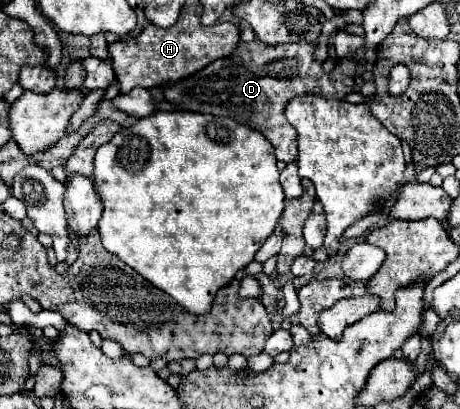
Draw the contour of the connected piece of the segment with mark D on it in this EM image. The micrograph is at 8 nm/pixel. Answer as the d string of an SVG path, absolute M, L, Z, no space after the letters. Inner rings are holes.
M259 39L251 43L241 43L227 59L217 59L203 67L201 71L179 79L171 85L163 85L161 91L169 103L181 111L211 113L237 119L239 123L253 127L265 135L275 147L277 161L291 163L297 157L297 131L285 117L285 107L297 95L313 93L325 99L343 99L355 85L355 61L351 57L339 59L331 73L323 73L321 63L313 59L313 43L283 43L267 47ZM271 61L271 73L269 73Z

